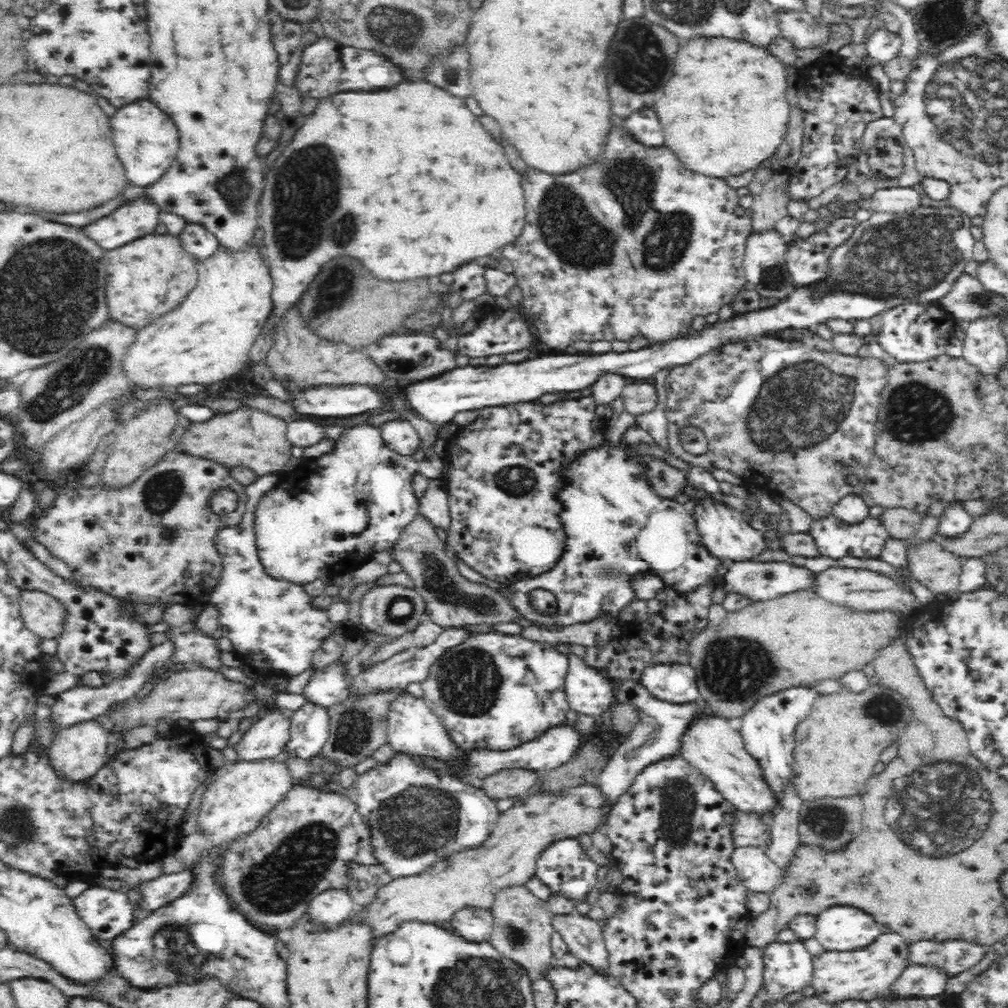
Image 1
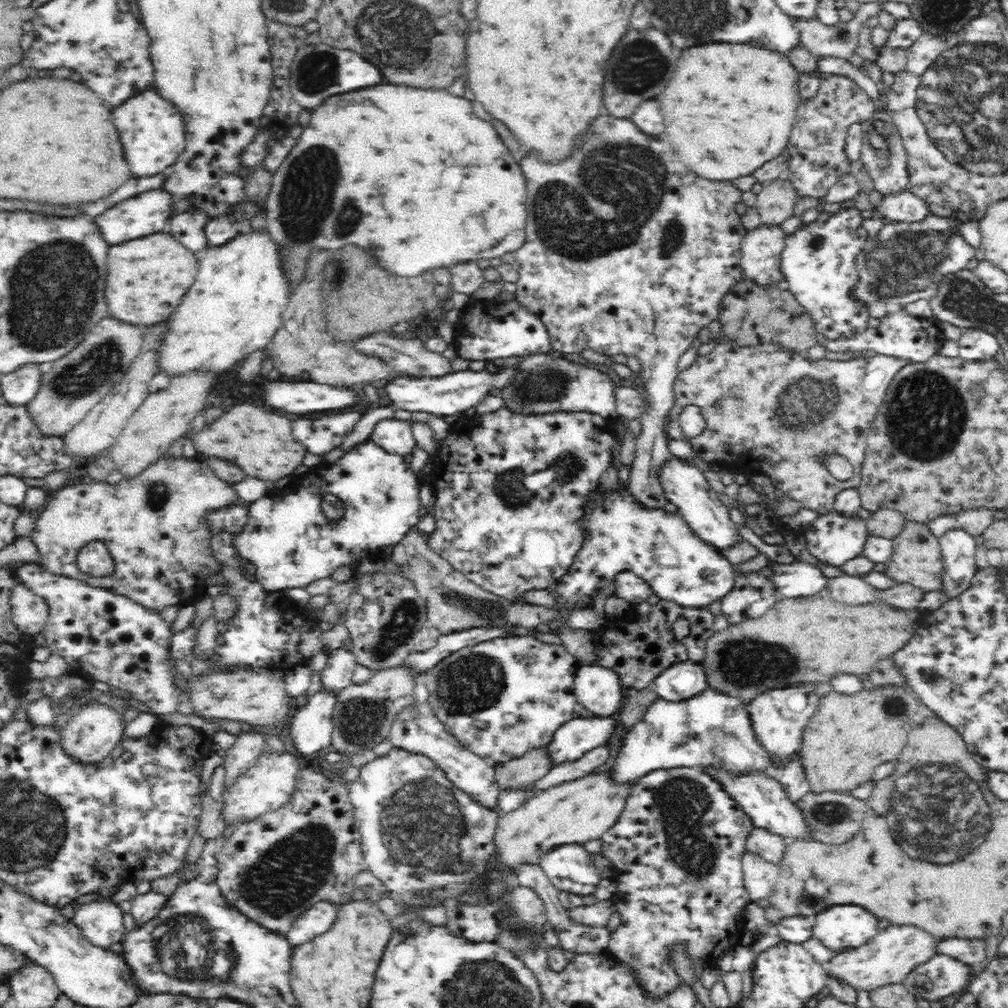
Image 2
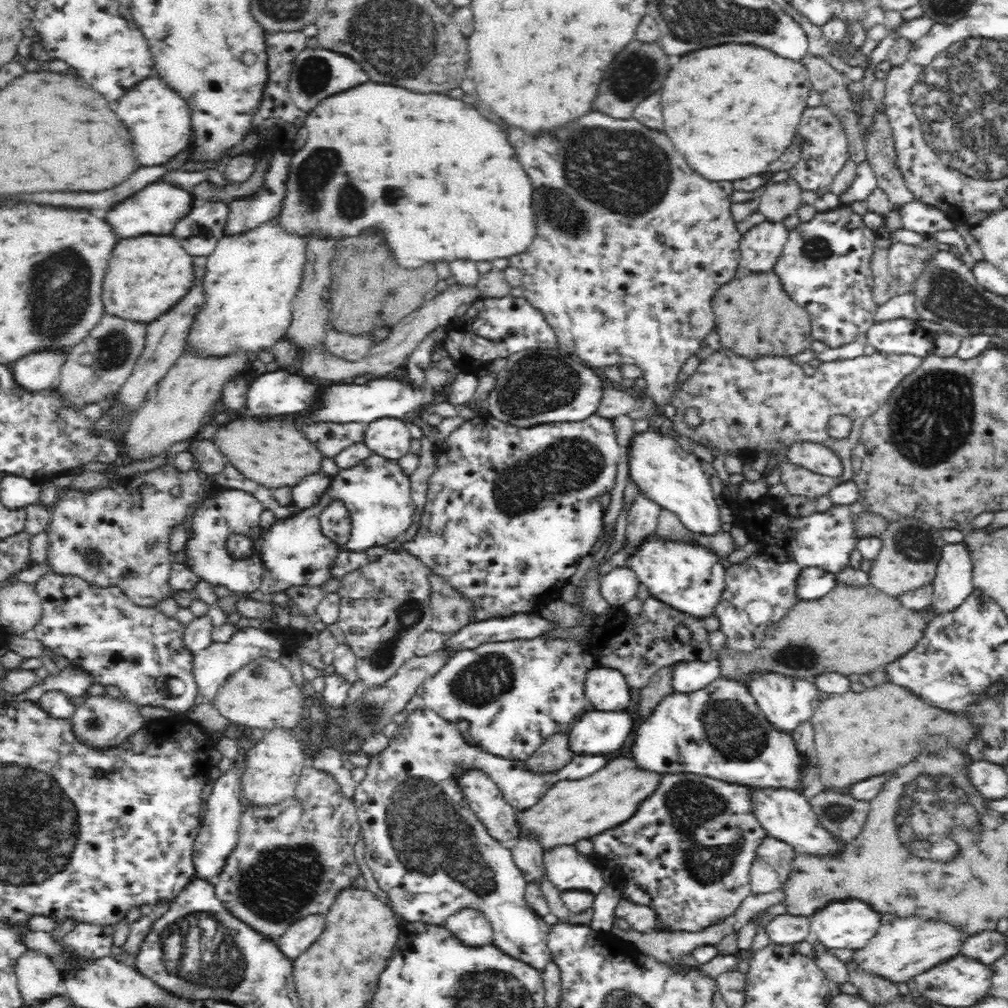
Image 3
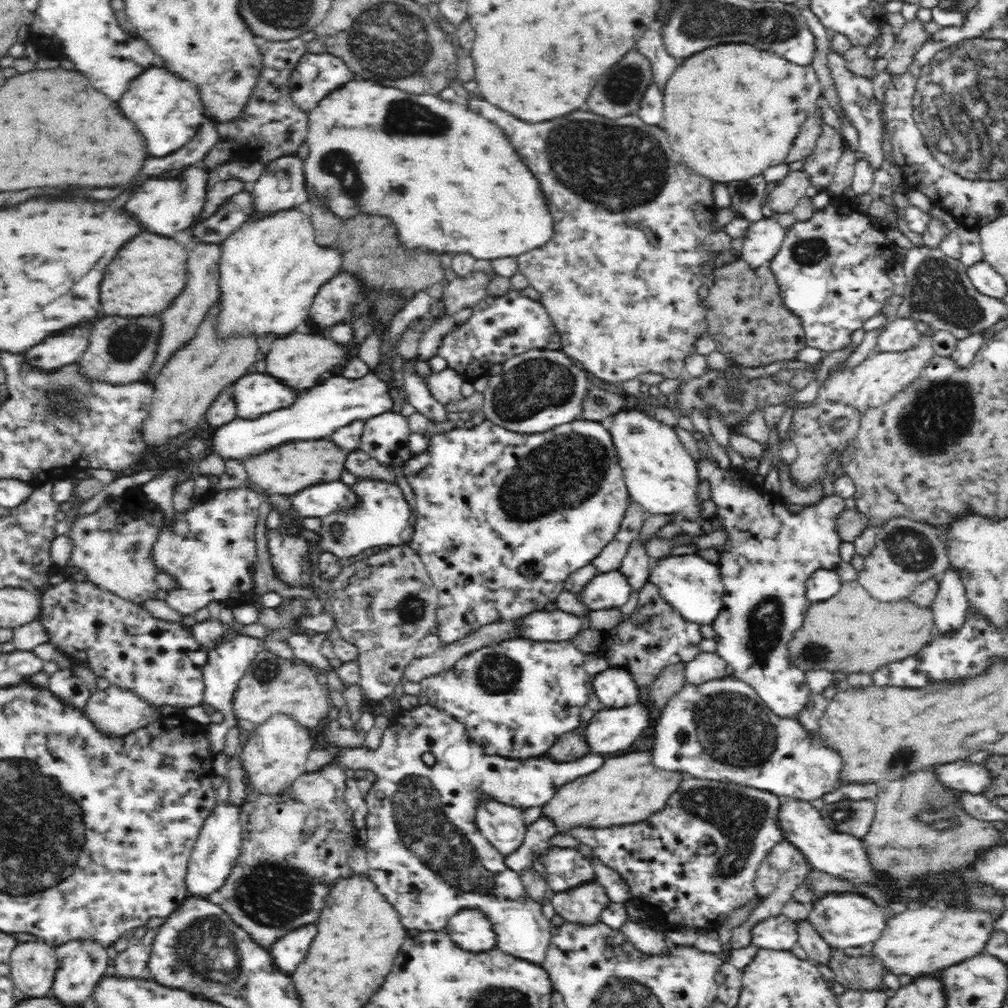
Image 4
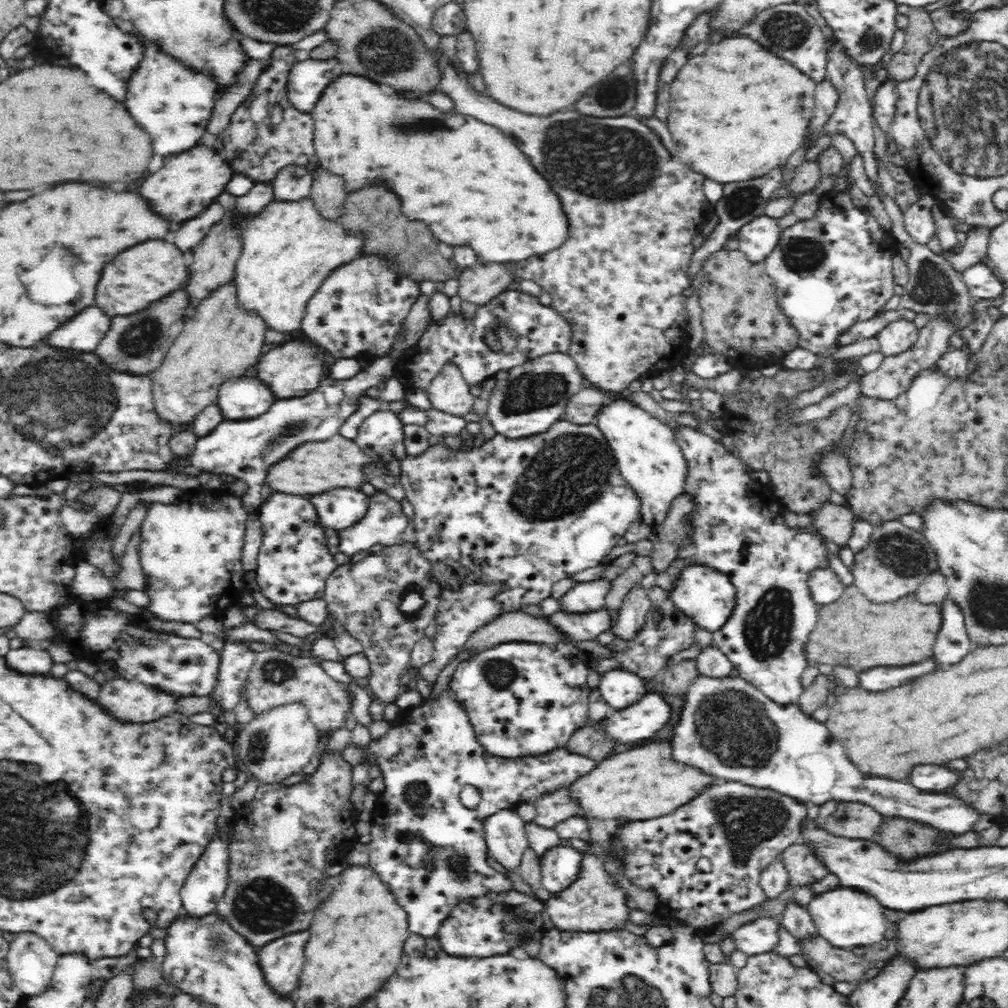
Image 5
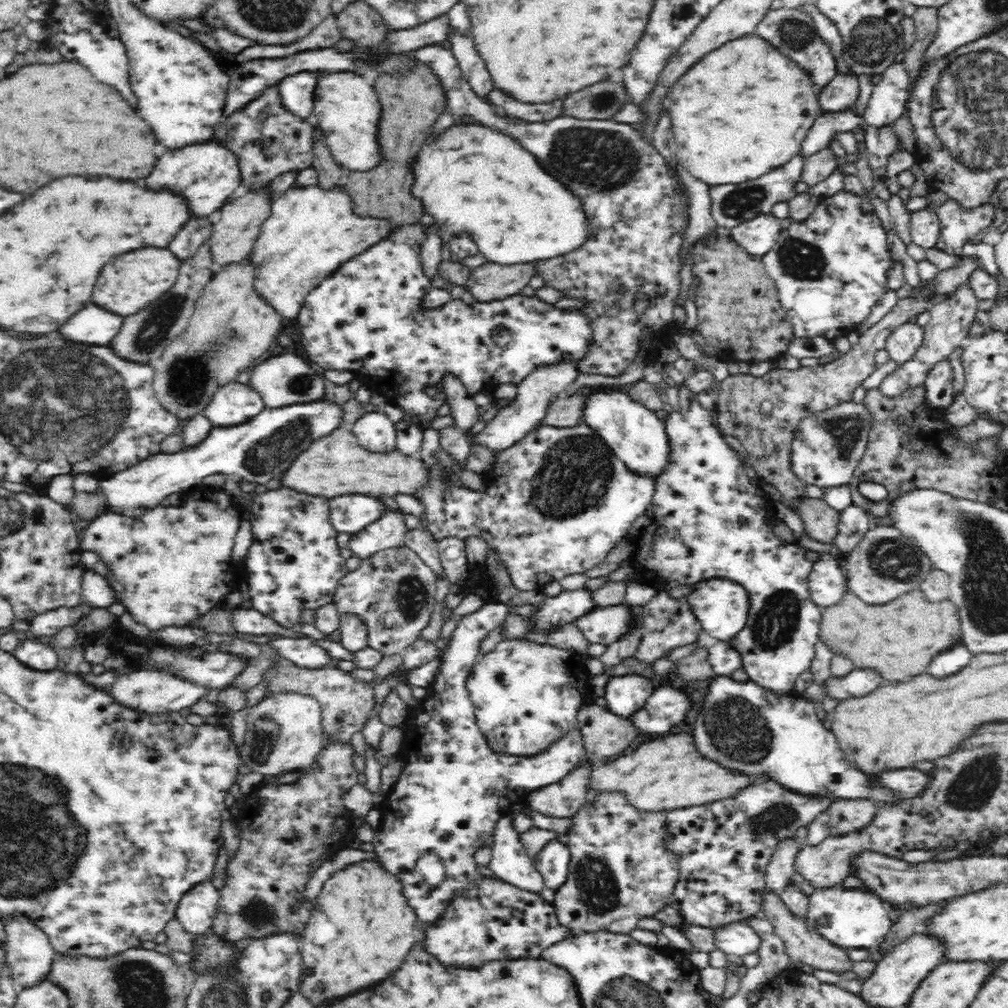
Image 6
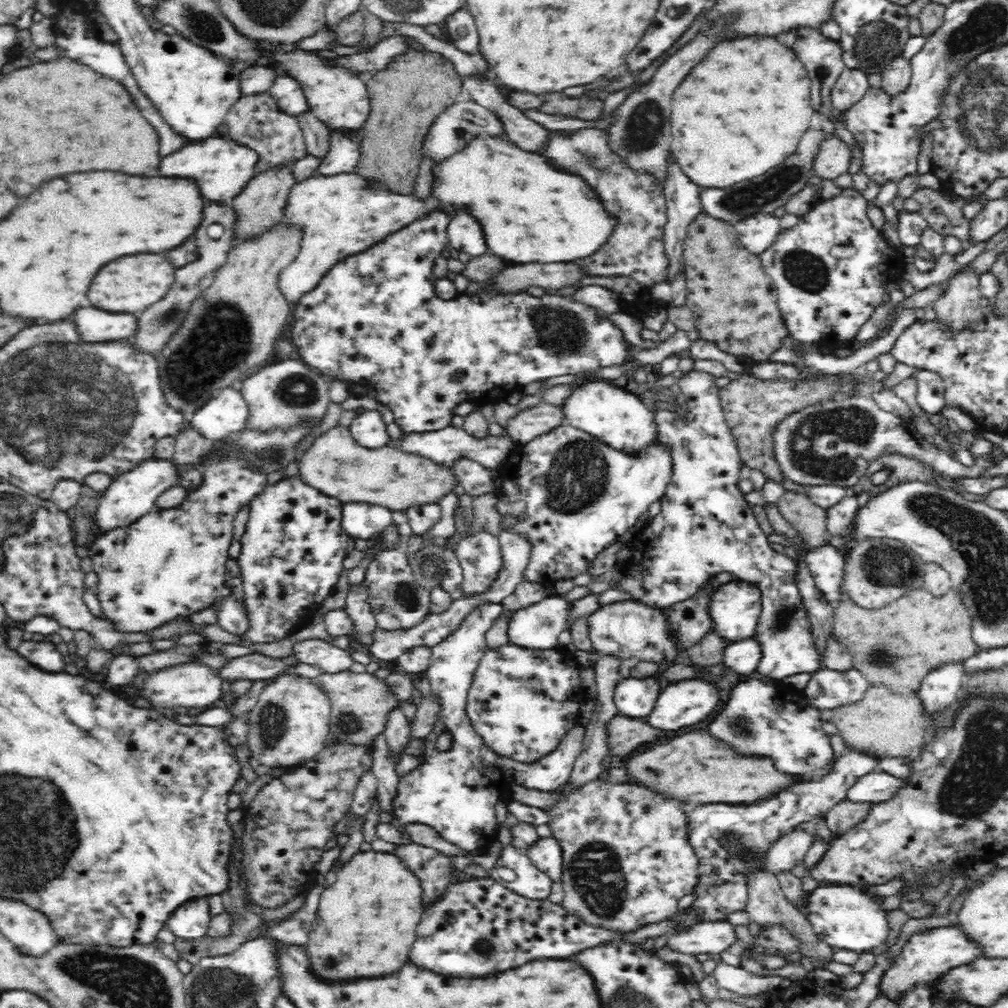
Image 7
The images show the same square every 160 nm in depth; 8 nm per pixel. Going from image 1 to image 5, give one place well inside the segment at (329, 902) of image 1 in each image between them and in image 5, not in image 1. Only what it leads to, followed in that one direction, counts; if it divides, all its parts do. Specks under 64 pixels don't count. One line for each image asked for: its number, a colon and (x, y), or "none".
2: (321, 916)
3: (301, 934)
4: (287, 952)
5: (282, 959)

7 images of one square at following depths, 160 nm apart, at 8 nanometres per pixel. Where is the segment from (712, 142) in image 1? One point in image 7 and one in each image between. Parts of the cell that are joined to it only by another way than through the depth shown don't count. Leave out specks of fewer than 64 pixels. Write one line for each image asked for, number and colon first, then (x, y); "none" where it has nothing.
2: (729, 108)
3: (731, 110)
4: (731, 112)
5: (742, 111)
6: (746, 107)
7: (744, 109)

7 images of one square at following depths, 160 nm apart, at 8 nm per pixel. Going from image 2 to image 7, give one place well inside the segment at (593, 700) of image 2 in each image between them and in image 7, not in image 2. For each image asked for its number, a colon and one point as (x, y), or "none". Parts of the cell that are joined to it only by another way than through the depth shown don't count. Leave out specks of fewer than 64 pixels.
3: (605, 688)
4: (616, 688)
5: (620, 688)
6: (625, 694)
7: (634, 697)

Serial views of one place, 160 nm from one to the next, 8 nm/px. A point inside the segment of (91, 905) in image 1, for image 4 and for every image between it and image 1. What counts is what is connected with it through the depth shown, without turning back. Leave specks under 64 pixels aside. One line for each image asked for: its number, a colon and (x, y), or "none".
2: (102, 922)
3: (90, 940)
4: (81, 962)

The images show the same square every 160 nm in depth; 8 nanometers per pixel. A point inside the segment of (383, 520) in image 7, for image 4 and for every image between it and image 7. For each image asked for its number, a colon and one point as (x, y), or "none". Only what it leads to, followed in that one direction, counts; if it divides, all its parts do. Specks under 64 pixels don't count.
4: (317, 500)
5: (341, 507)
6: (349, 513)

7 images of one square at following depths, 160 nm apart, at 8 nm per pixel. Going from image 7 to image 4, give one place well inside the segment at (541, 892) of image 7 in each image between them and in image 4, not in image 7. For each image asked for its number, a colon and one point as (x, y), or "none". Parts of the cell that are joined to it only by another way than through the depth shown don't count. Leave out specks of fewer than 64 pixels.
4: (502, 824)
5: (504, 831)
6: (510, 862)

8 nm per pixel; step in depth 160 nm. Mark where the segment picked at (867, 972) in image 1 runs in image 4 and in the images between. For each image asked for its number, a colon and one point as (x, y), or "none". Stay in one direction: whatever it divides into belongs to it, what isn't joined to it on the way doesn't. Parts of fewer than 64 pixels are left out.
2: (894, 952)
3: (906, 947)
4: (919, 942)

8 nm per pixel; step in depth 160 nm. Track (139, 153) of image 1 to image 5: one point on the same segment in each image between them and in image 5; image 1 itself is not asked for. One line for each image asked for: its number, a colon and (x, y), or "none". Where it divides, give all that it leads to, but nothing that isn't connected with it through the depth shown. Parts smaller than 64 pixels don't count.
2: (152, 132)
3: (159, 122)
4: (168, 112)
5: (173, 104)

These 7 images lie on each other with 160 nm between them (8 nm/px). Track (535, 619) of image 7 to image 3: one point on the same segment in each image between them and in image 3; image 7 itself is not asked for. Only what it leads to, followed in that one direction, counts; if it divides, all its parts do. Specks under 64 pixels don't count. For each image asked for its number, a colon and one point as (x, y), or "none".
3: (619, 586)
4: (609, 591)
5: (585, 597)
6: (567, 606)

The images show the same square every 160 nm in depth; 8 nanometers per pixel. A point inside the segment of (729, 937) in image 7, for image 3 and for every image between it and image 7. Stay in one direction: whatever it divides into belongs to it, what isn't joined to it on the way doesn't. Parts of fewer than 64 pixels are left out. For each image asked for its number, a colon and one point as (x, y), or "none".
3: (786, 929)
4: (779, 933)
5: (761, 935)
6: (737, 938)

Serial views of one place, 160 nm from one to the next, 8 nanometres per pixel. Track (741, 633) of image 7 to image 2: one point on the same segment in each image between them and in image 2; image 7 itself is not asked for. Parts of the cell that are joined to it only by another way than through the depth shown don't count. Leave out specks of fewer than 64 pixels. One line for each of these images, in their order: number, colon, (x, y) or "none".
2: (620, 534)
3: (683, 574)
4: (692, 585)
5: (705, 595)
6: (720, 605)

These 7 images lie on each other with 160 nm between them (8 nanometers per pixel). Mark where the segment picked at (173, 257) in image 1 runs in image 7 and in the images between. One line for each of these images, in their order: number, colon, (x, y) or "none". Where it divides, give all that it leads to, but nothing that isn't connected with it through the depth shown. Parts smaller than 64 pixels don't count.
2: (142, 287)
3: (146, 276)
4: (147, 274)
5: (152, 270)
6: (129, 282)
7: (131, 284)

